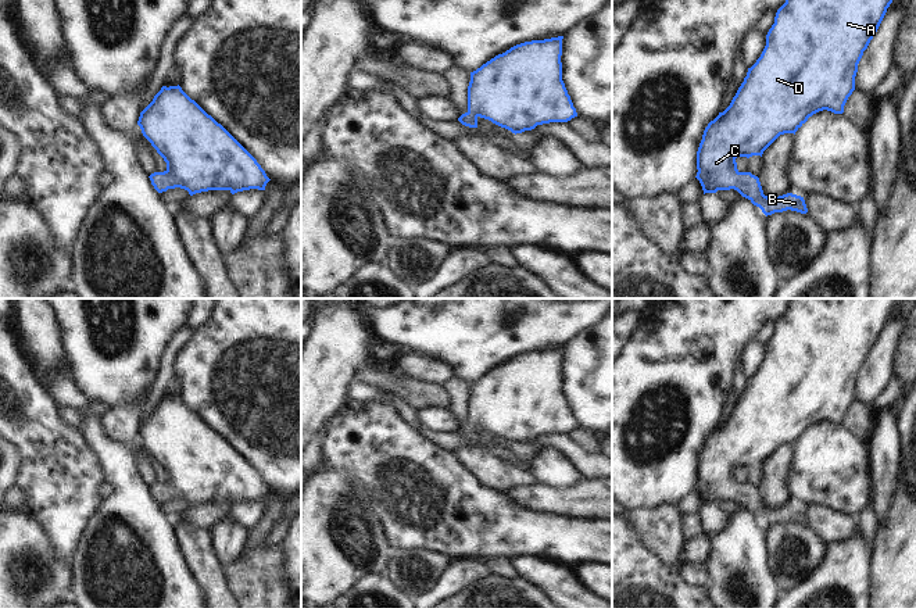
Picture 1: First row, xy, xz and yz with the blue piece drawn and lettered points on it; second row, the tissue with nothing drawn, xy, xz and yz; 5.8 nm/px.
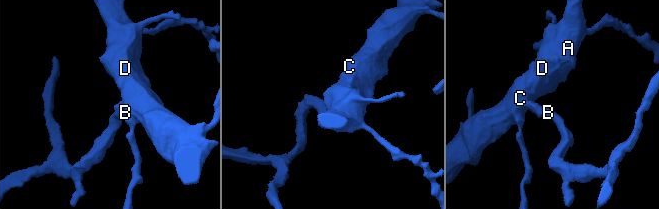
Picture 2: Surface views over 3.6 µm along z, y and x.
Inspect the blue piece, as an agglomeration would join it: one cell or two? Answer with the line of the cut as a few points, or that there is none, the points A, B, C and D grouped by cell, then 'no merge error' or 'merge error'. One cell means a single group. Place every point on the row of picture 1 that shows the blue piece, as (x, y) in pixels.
no cut | A B C D | no merge error

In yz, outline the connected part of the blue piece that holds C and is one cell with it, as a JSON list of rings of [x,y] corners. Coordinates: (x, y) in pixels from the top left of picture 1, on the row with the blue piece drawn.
[[[786,0],[777,10],[774,24],[766,35],[766,46],[756,60],[748,68],[744,82],[738,87],[730,105],[708,124],[697,151],[697,179],[704,194],[718,190],[737,190],[754,205],[759,207],[767,217],[787,210],[806,214],[808,208],[804,197],[787,193],[779,197],[763,194],[759,178],[751,172],[737,169],[737,157],[761,155],[763,151],[784,133],[794,133],[813,114],[827,110],[834,114],[842,114],[848,97],[855,90],[855,76],[858,64],[867,49],[870,40],[877,32],[887,8],[892,0]]]

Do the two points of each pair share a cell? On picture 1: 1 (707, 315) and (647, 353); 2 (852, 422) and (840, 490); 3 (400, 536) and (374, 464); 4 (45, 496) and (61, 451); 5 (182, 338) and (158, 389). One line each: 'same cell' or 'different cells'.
1: same cell
2: different cells
3: same cell
4: same cell
5: same cell

